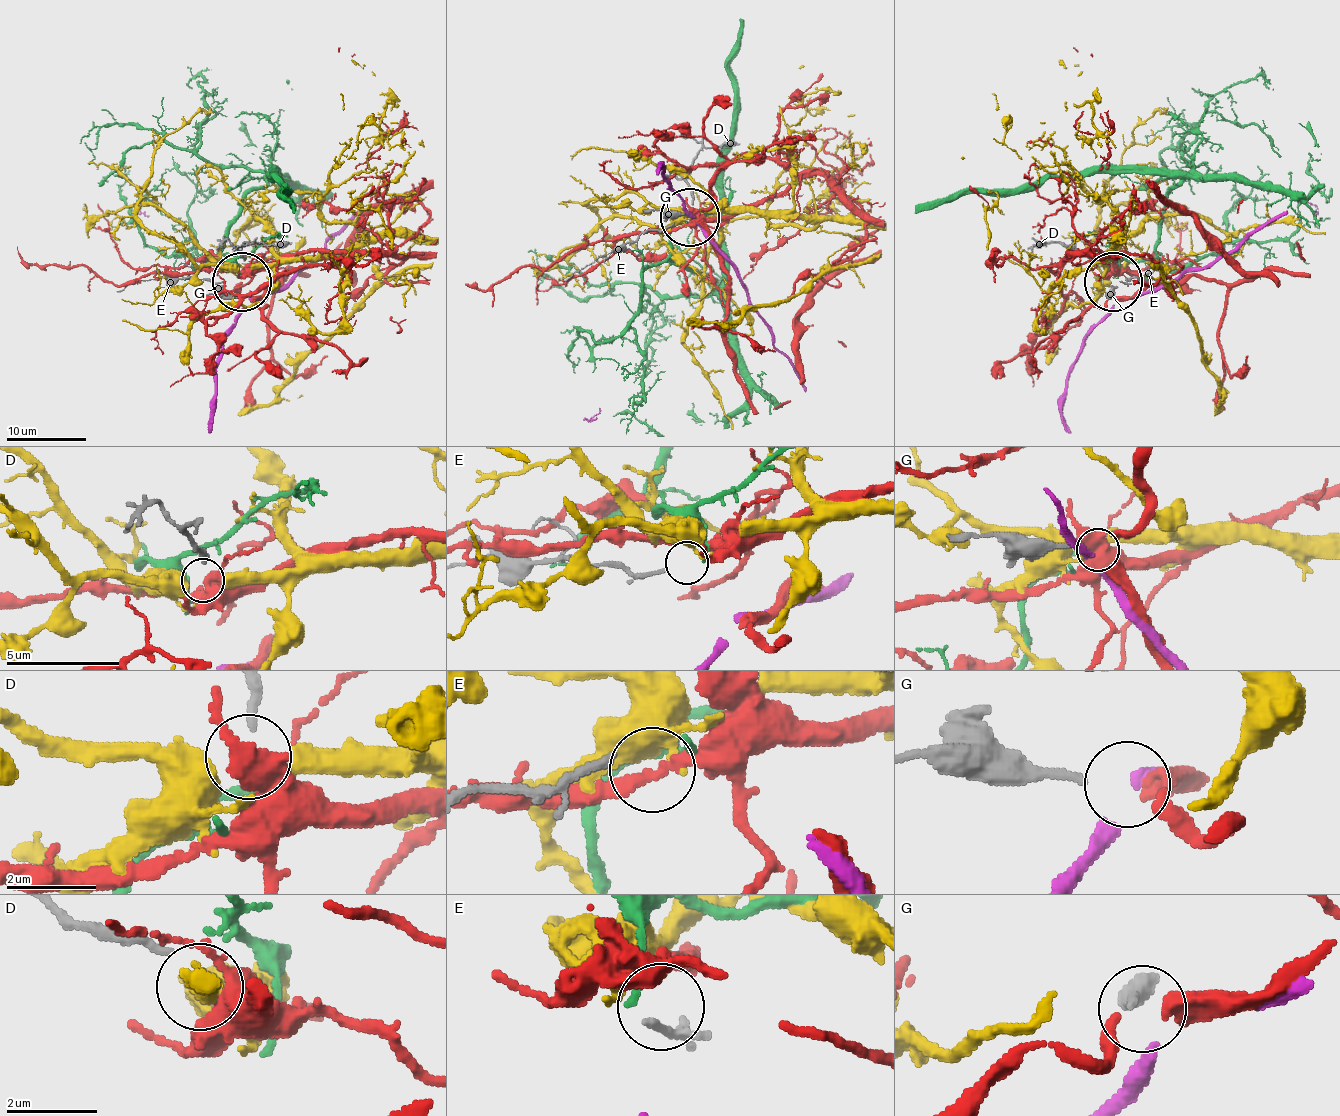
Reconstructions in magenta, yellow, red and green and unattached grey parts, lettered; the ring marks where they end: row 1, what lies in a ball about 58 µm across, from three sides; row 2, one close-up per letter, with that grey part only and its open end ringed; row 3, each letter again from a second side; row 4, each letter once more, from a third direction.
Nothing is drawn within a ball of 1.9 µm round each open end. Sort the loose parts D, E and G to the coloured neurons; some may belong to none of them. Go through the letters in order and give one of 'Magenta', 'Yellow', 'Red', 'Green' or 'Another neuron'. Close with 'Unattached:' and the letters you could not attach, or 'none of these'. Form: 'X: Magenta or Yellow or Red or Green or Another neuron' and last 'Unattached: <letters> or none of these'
D: Yellow
E: Another neuron
G: Red
Unattached: E

